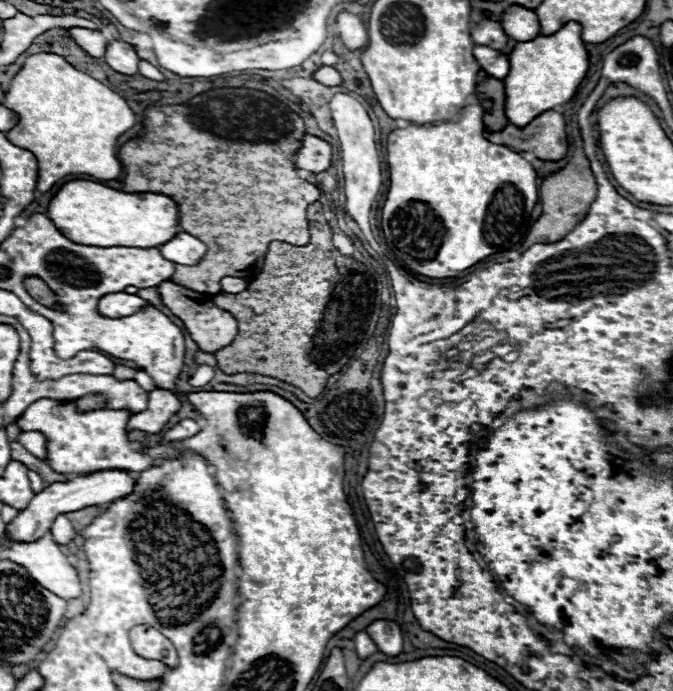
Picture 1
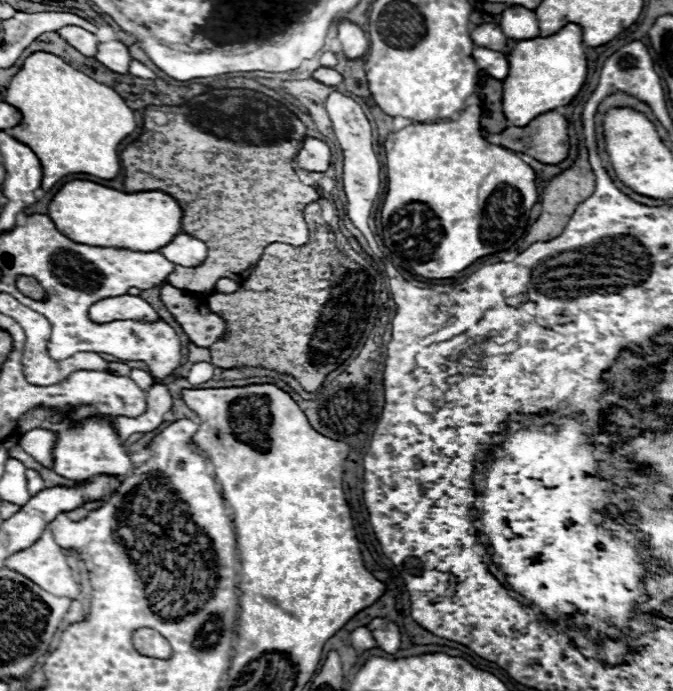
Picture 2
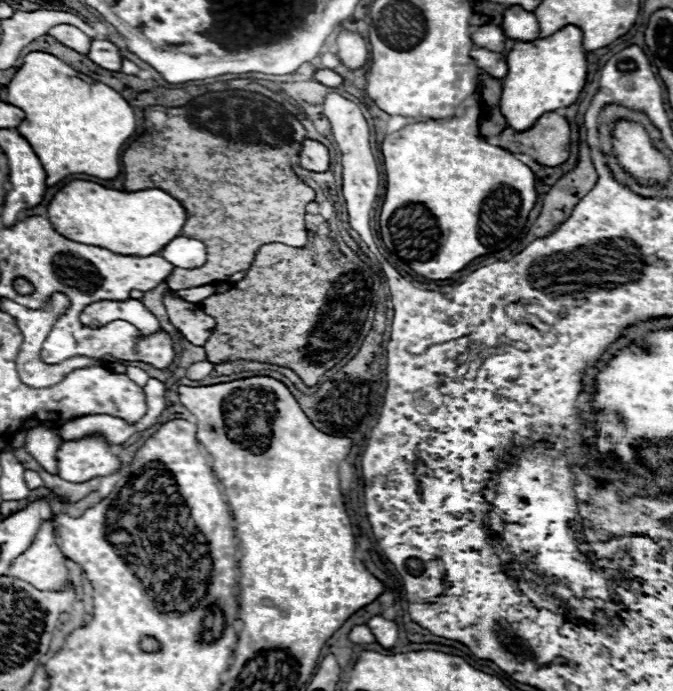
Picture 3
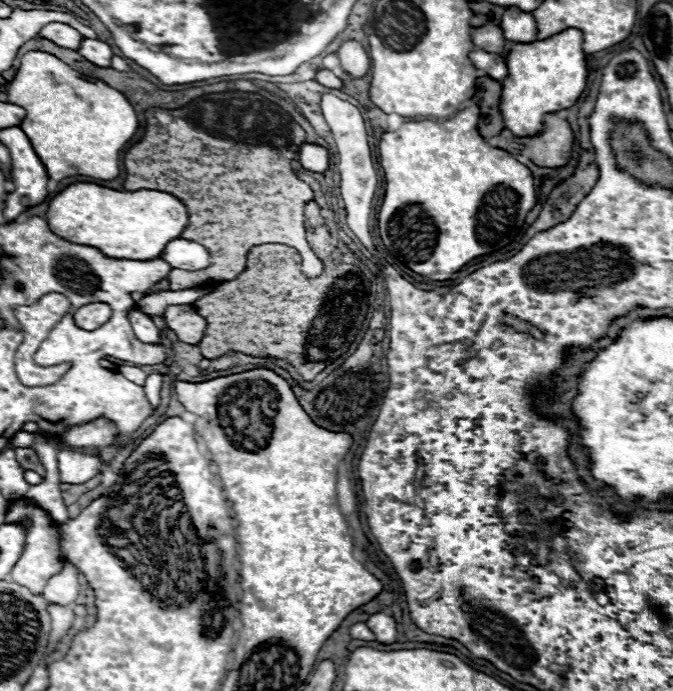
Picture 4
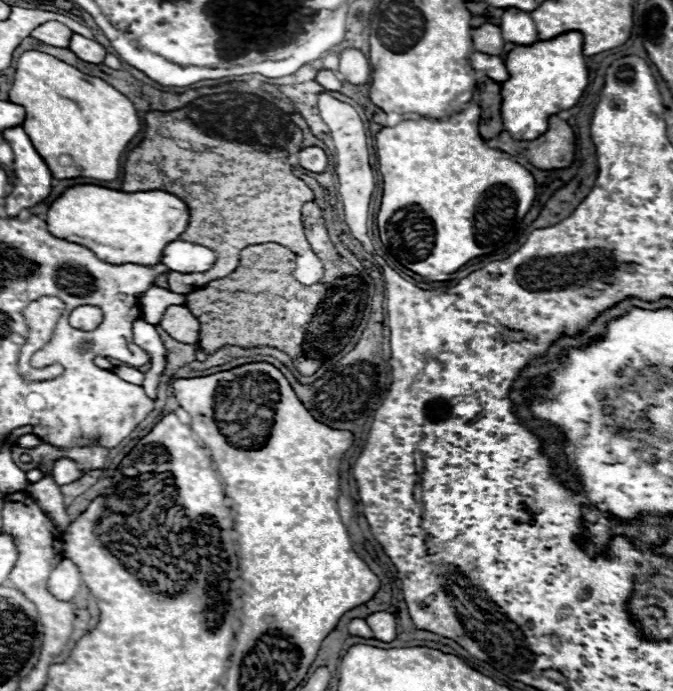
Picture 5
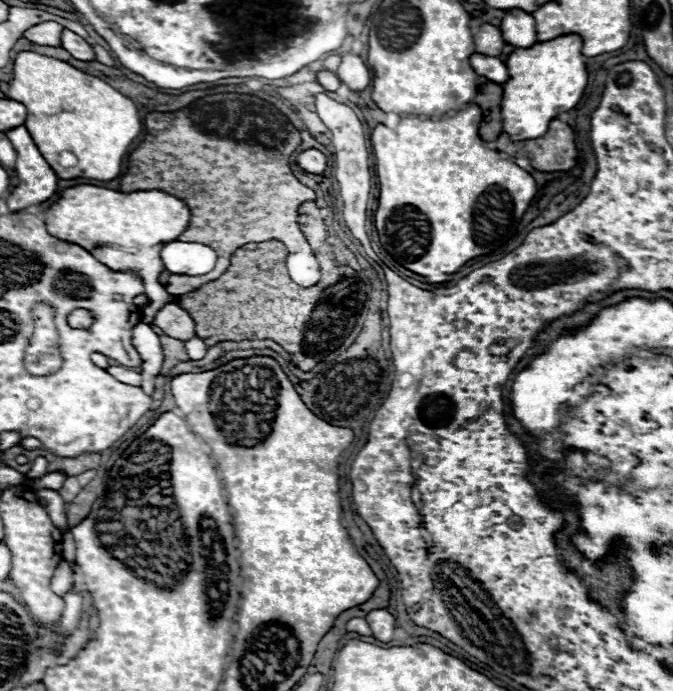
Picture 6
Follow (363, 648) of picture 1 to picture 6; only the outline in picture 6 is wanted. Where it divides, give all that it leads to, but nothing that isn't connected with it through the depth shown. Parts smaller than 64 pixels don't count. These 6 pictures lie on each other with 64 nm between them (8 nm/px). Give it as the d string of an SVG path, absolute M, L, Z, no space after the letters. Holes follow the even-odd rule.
M352 618L352 620L348 620L346 630L362 634L362 636L372 636L372 630L368 628L368 622L364 618Z

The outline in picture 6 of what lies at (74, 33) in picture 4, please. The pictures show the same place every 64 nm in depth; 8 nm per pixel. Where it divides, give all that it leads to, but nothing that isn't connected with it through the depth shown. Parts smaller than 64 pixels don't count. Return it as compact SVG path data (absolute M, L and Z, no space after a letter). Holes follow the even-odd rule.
M42 22L42 24L36 24L30 30L26 30L24 38L28 38L30 42L36 42L40 46L60 46L62 30L64 30L64 26L60 26L58 22Z

